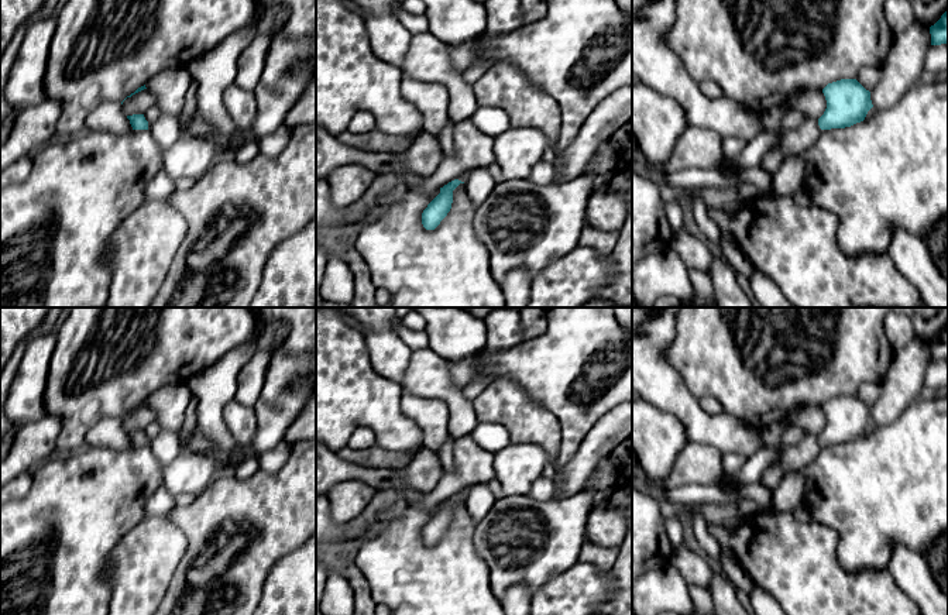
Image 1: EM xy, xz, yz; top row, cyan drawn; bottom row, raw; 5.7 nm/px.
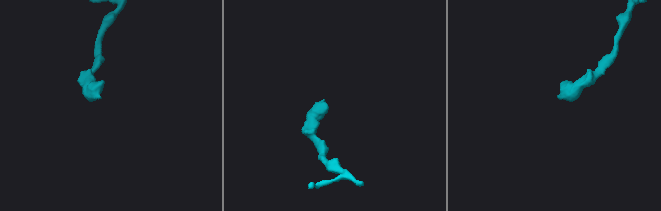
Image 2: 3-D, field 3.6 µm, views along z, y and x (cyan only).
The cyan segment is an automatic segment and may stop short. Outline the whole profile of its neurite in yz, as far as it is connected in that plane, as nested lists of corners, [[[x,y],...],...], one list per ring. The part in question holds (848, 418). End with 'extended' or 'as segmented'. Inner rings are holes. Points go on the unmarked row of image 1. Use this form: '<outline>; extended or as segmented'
[[[841,395],[828,399],[822,409],[827,425],[818,434],[821,446],[845,444],[861,439],[873,423],[870,408],[856,395]]]; as segmented

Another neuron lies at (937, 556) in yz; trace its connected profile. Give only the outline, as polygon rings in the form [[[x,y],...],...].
[[[948,530],[924,554],[934,580],[948,595]]]

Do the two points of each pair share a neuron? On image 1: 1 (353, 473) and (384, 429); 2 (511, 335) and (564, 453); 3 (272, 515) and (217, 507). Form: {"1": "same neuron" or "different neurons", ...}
{"1": "different neurons", "2": "different neurons", "3": "same neuron"}

